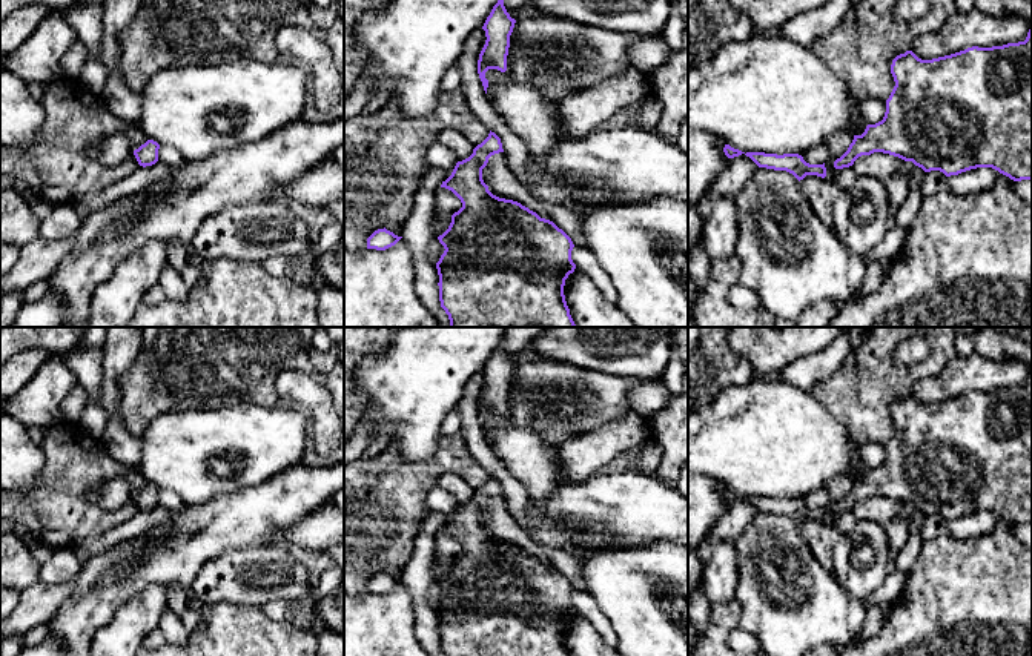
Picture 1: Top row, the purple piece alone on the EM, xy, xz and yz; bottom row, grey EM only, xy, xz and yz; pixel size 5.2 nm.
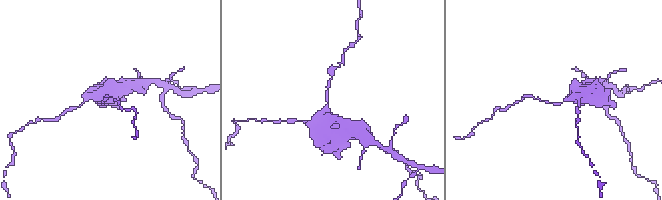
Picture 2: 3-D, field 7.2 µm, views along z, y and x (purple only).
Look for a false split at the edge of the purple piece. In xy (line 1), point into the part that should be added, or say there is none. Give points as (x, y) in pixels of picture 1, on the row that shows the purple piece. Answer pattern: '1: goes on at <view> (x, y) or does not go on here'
1: does not go on here

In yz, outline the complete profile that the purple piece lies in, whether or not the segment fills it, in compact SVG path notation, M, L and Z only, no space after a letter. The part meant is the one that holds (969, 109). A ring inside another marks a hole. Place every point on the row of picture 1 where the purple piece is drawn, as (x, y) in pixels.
M1032 26L1024 41L972 46L932 60L921 60L906 51L892 60L891 74L895 86L886 100L883 120L868 124L862 135L854 135L848 151L834 161L835 169L852 166L862 155L883 152L946 177L992 167L1014 181L1032 180Z

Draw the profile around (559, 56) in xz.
M551 14L516 20L507 71L561 103L570 94L619 78L630 66L630 46L663 35L616 32Z

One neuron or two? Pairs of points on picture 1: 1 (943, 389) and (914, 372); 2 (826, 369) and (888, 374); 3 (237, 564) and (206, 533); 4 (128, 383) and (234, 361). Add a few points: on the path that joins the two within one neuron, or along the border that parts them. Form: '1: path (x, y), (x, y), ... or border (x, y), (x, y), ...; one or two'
1: border (955, 357), (936, 375), (920, 380), (908, 394); two
2: border (851, 351), (830, 377), (819, 381), (810, 390); two
3: border (260, 546), (218, 553), (195, 573); two
4: path (154, 383), (191, 366), (208, 363); one

